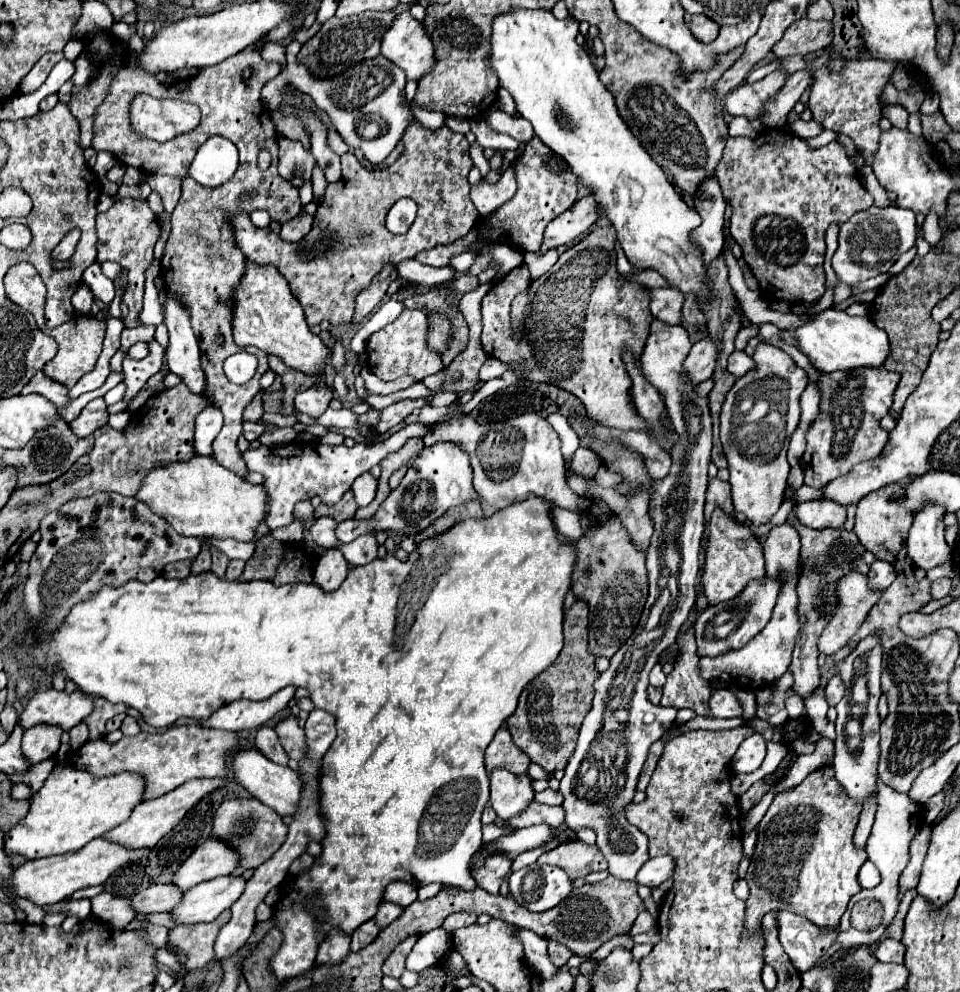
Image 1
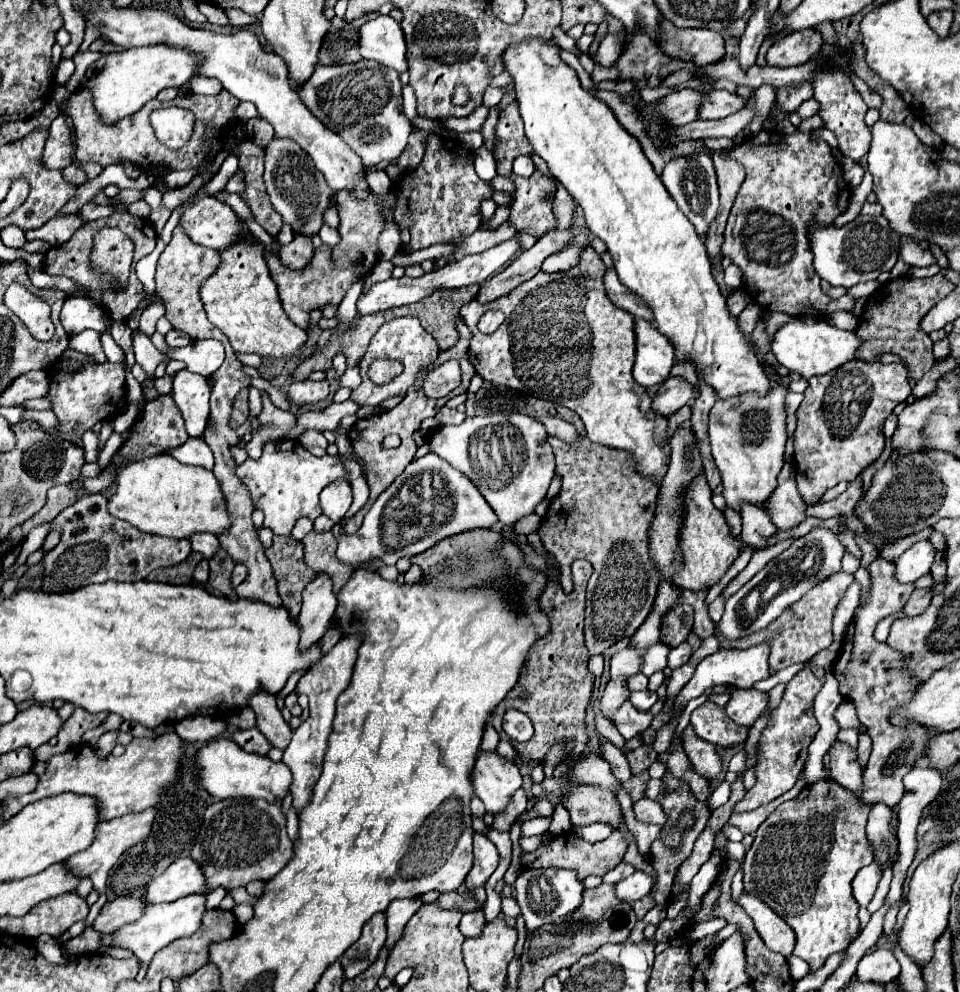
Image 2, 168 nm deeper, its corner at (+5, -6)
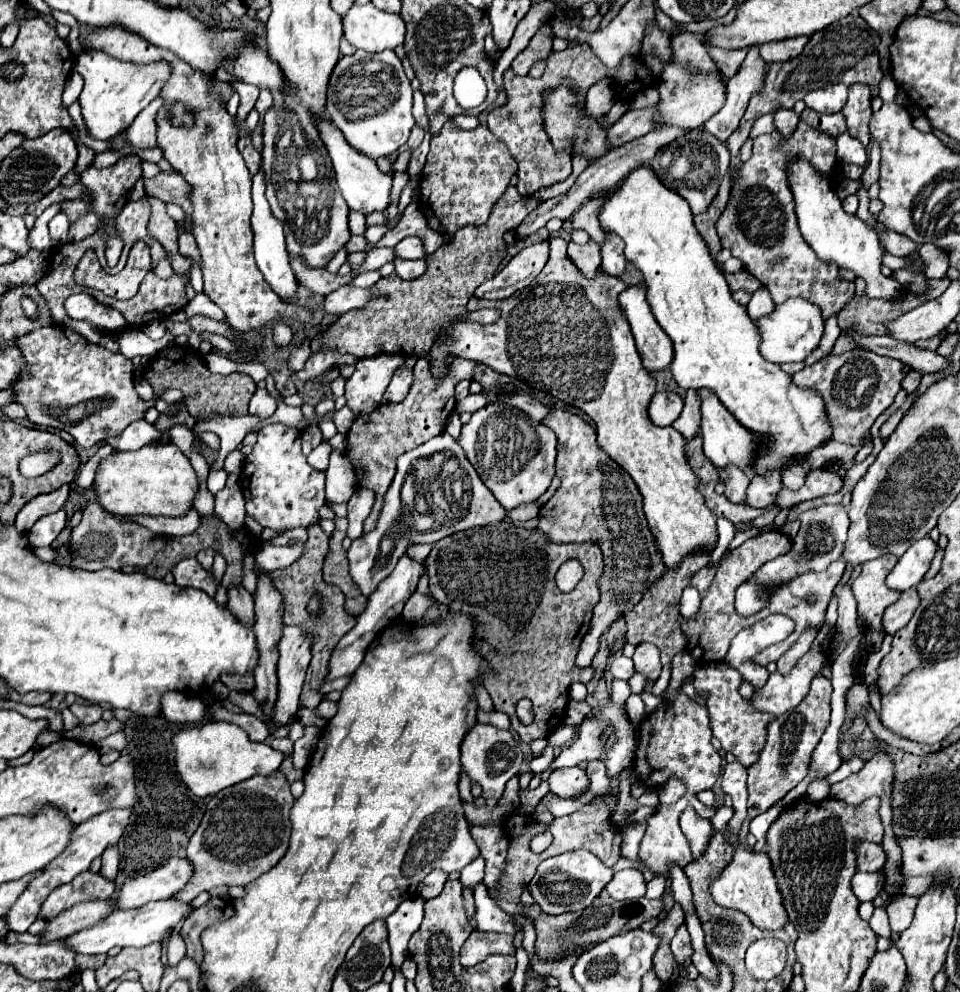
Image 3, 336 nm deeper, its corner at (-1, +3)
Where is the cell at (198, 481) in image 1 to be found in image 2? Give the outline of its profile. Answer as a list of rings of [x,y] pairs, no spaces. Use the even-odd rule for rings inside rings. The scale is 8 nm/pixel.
[[[158,454],[126,464],[118,472],[116,492],[108,498],[112,516],[126,520],[146,534],[188,538],[194,532],[222,534],[230,526],[226,502],[214,474],[200,466],[180,464],[168,454]]]

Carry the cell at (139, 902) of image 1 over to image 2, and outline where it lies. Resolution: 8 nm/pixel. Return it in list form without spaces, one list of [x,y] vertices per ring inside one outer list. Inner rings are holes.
[[[116,898],[112,902],[106,902],[100,910],[98,918],[94,920],[92,928],[100,934],[116,932],[120,926],[130,924],[132,920],[138,920],[142,916],[146,902],[134,900],[134,898]]]

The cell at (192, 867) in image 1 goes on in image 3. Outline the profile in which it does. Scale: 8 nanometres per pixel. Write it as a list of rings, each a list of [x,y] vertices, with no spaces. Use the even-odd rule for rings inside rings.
[[[186,857],[170,859],[164,867],[158,867],[148,875],[128,879],[122,891],[116,895],[118,909],[132,909],[150,901],[170,899],[180,889],[184,889],[192,875],[194,867]]]

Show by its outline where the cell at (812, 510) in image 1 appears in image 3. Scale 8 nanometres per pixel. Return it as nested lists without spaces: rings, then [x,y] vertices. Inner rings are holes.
[[[770,469],[764,475],[756,475],[748,487],[748,503],[750,507],[770,507],[776,503],[776,495],[782,489],[782,473],[778,469]]]

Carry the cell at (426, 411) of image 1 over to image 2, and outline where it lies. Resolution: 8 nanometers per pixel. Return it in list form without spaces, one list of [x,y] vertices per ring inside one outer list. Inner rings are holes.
[[[442,408],[440,414],[436,416],[436,420],[440,422],[440,426],[446,426],[446,424],[460,424],[462,420],[466,418],[464,412],[458,412],[458,410],[450,410],[450,408]]]

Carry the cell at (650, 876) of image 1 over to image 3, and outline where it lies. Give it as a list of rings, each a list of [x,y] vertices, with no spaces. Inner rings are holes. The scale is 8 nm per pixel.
[[[624,869],[624,871],[614,873],[614,877],[606,885],[606,889],[618,901],[632,901],[632,899],[644,897],[646,881],[638,869]]]

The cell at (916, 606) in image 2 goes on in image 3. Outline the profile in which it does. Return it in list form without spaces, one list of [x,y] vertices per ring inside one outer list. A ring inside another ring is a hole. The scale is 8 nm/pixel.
[[[910,587],[900,595],[900,601],[896,601],[888,611],[884,613],[884,629],[886,633],[894,635],[898,629],[902,629],[914,615],[916,607],[920,605],[920,595],[916,587]]]

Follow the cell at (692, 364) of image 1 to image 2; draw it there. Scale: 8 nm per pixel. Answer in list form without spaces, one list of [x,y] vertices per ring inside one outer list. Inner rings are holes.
[[[668,378],[654,394],[652,412],[668,418],[694,398],[694,388],[682,378]]]

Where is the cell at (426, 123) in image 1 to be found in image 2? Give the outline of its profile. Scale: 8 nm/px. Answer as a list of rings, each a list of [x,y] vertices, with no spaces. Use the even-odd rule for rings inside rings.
[[[404,86],[402,94],[404,94],[404,112],[412,120],[412,118],[416,118],[416,96],[410,86]]]

